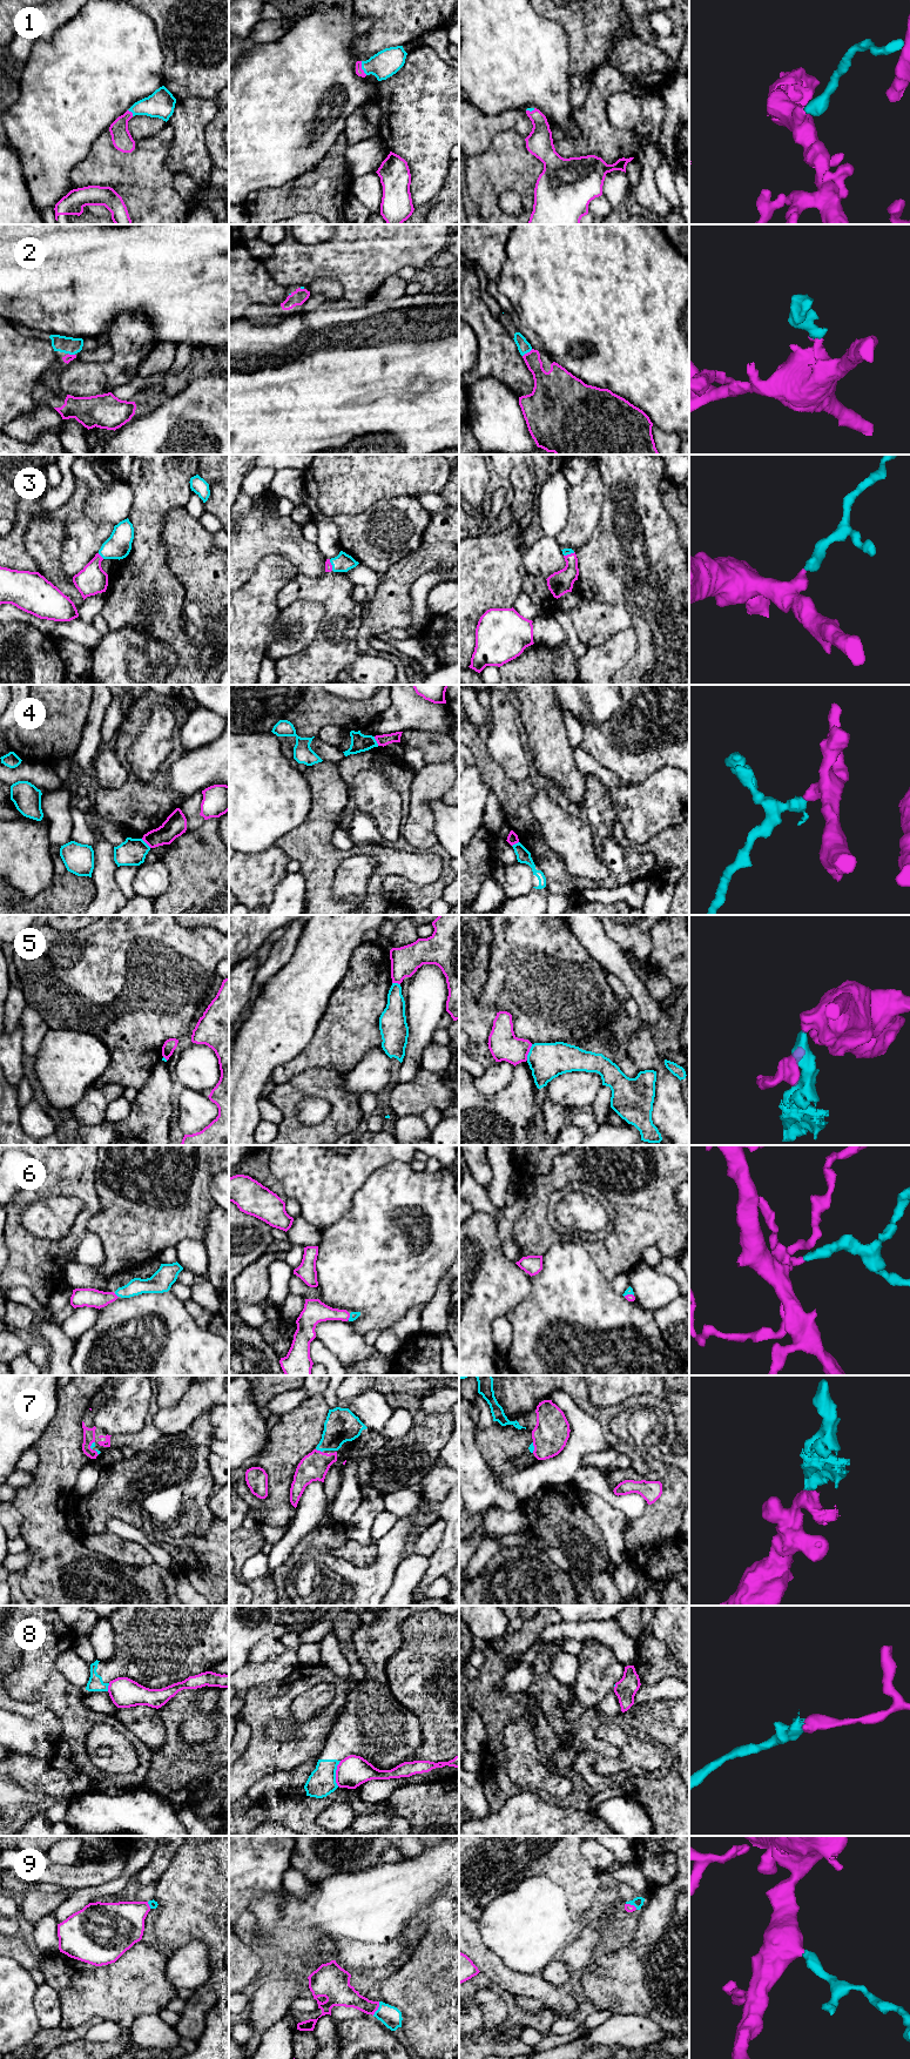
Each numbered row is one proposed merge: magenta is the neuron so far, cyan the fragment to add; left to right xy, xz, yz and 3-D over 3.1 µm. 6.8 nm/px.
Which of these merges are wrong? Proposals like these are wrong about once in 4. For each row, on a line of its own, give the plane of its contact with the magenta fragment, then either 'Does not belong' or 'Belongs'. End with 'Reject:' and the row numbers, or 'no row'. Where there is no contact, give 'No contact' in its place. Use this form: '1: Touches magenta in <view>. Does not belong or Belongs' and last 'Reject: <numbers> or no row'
1: Touches magenta in xz. Belongs
2: Touches magenta in yz. Belongs
3: Touches magenta in xy. Belongs
4: Touches magenta in xy. Does not belong
5: Touches magenta in yz. Does not belong
6: Touches magenta in xy. Belongs
7: Touches magenta in xz. Belongs
8: Touches magenta in xz. Does not belong
9: Touches magenta in xz. Belongs
Reject: 4, 5, 8

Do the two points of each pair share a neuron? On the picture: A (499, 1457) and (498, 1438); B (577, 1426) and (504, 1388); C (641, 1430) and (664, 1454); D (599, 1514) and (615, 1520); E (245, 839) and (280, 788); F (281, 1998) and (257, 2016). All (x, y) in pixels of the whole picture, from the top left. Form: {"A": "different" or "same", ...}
{"A": "same", "B": "different", "C": "same", "D": "same", "E": "same", "F": "same"}

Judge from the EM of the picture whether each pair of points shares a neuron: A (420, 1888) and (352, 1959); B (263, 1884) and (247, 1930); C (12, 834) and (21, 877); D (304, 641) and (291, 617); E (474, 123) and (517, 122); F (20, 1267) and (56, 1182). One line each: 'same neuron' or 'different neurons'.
A: different neurons
B: same neuron
C: same neuron
D: same neuron
E: same neuron
F: same neuron

